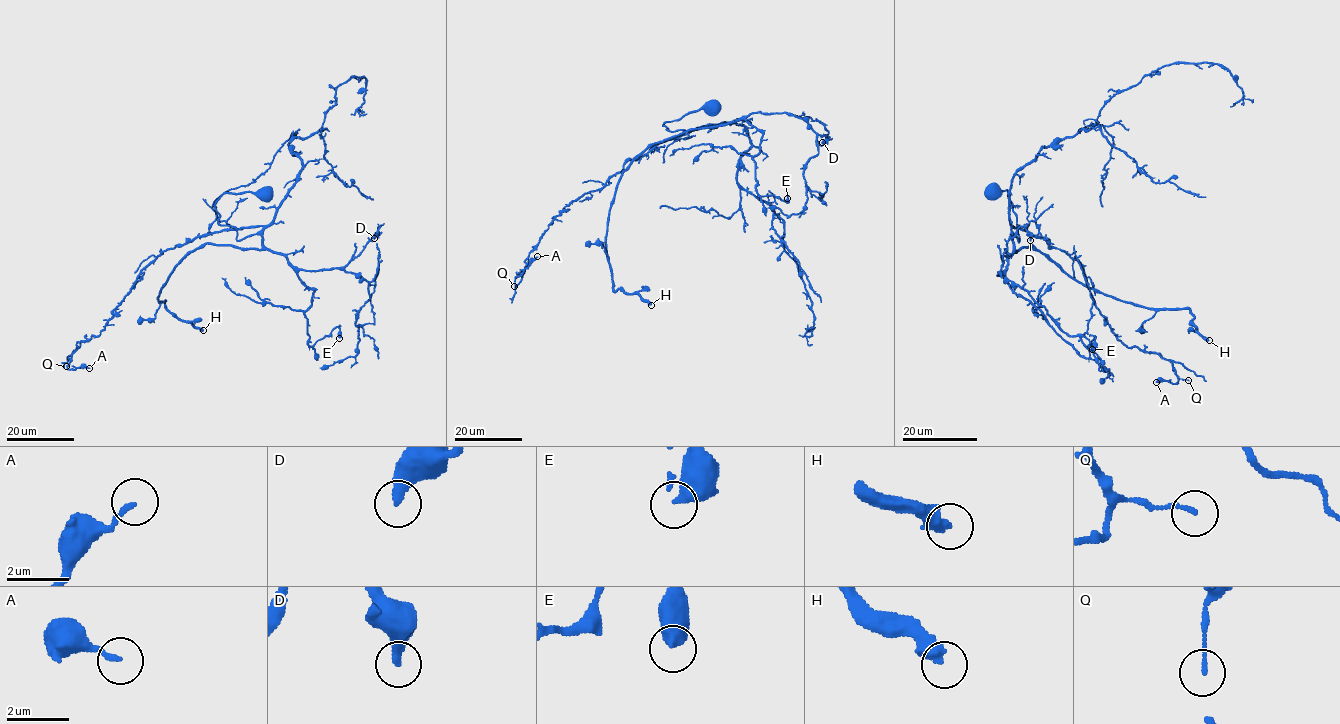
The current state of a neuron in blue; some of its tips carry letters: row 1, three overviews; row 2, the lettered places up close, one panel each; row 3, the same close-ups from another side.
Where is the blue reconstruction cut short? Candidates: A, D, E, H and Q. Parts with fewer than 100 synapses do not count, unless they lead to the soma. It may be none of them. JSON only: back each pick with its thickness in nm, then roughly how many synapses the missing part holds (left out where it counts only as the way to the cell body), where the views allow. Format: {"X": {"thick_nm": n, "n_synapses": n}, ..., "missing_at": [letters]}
{"H": {"thick_nm": 460, "n_synapses": 140}, "missing_at": ["H"]}

